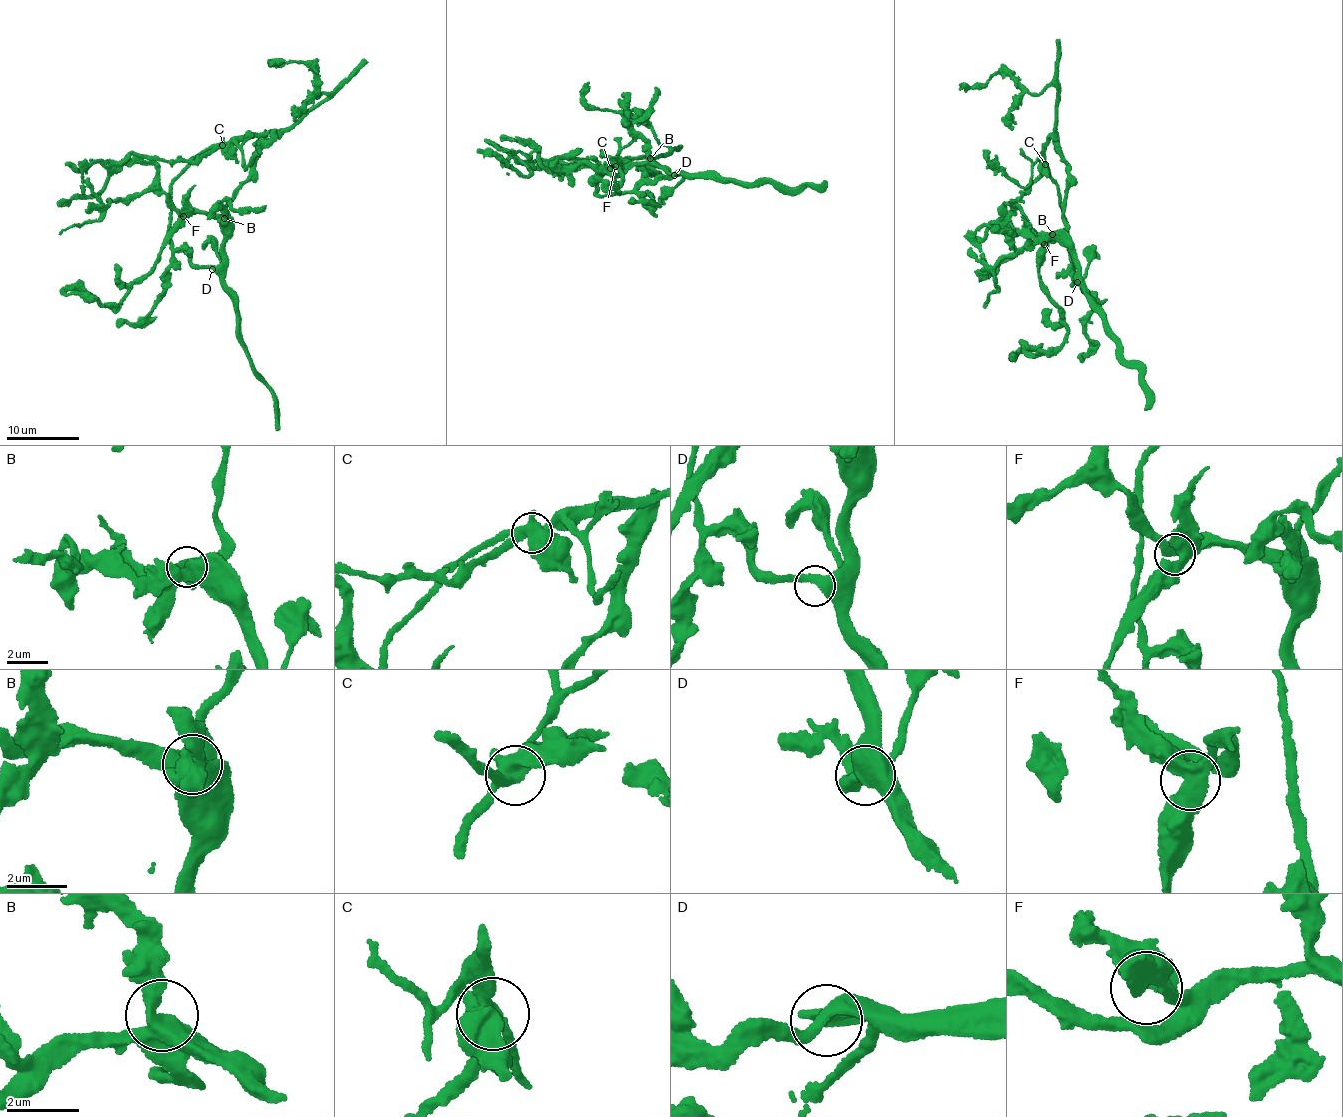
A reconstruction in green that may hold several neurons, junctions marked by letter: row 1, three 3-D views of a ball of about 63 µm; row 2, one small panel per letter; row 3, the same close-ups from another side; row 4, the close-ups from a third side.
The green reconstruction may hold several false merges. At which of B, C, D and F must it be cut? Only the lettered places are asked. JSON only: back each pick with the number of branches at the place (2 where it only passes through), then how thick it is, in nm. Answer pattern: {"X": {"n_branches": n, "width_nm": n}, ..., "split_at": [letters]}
{"C": {"n_branches": 4, "width_nm": 480}, "split_at": ["C"]}

